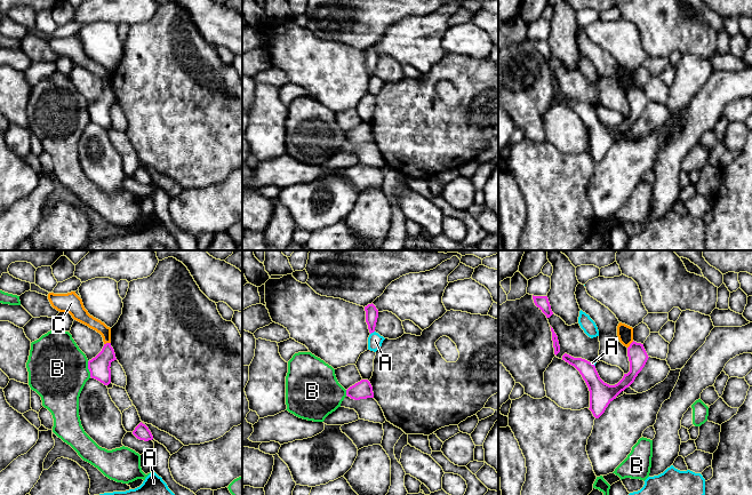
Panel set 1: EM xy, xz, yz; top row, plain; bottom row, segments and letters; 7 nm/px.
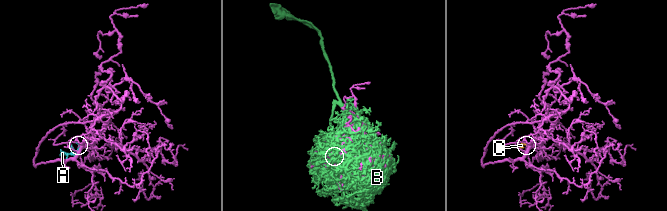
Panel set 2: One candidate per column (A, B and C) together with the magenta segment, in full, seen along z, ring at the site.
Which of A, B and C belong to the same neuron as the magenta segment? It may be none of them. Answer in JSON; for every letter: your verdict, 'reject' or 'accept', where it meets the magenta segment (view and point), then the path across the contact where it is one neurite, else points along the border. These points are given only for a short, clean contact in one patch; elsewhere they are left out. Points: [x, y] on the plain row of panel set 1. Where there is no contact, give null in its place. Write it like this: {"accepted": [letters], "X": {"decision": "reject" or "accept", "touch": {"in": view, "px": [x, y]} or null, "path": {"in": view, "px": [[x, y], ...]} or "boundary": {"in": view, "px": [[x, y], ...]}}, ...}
{"accepted": [], "A": {"decision": "reject", "touch": {"in": "xz", "px": [372, 76]}}, "B": {"decision": "reject", "touch": {"in": "xy", "px": [88, 112]}}, "C": {"decision": "reject", "touch": {"in": "yz", "px": [630, 88]}, "boundary": {"in": "yz", "px": [[633, 85], [628, 92]]}}}

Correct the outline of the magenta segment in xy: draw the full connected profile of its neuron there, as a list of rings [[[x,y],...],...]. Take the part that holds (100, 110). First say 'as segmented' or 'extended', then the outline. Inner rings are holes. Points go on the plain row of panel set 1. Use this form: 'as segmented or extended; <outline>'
as segmented; [[[111,87],[104,88],[102,95],[88,105],[90,121],[99,125],[104,129],[109,129],[111,127],[110,111],[114,104],[117,104],[117,102]]]

